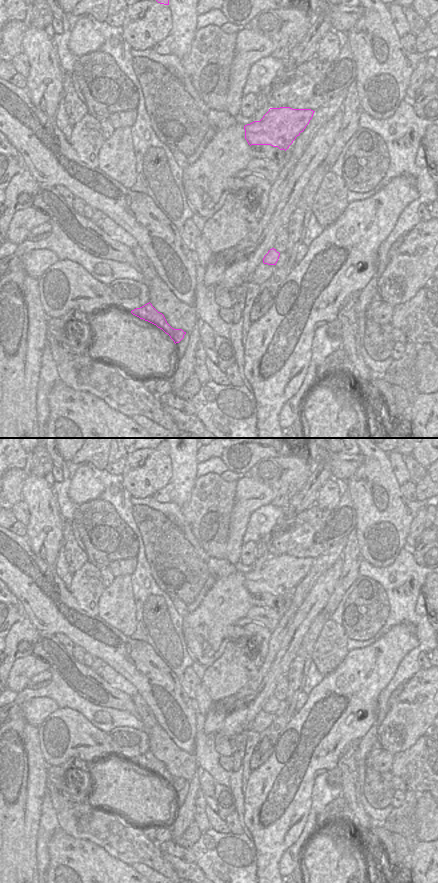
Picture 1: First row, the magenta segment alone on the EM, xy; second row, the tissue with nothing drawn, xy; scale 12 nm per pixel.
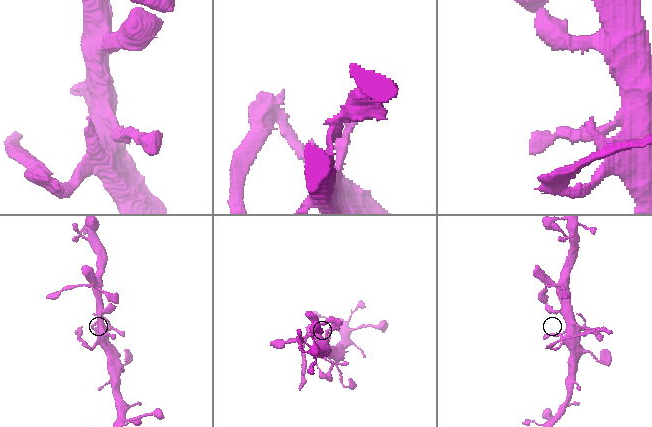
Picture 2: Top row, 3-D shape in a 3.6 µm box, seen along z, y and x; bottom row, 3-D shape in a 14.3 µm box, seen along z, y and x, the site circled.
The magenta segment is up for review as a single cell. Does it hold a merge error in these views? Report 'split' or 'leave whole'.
split

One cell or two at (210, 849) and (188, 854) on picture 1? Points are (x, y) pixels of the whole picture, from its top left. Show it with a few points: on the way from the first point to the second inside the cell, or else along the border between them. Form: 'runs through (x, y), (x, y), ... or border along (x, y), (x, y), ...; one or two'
border along (190, 848), (195, 855), (196, 862); two

